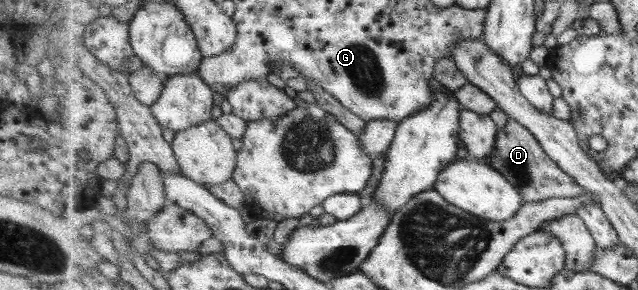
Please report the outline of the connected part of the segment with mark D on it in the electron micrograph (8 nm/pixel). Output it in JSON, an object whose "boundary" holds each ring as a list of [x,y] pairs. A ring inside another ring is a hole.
{"boundary":[[[508,117],[505,126],[499,129],[496,151],[485,159],[485,163],[501,171],[521,191],[525,202],[539,202],[550,198],[570,199],[587,191],[544,151],[540,141],[527,127],[512,117]]]}

